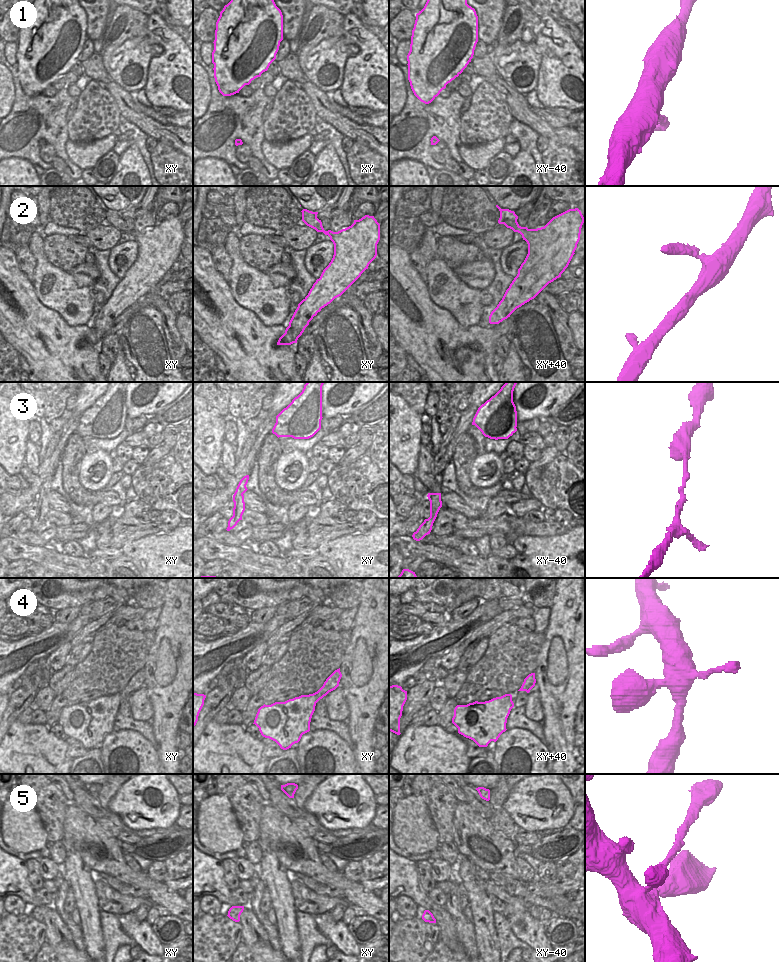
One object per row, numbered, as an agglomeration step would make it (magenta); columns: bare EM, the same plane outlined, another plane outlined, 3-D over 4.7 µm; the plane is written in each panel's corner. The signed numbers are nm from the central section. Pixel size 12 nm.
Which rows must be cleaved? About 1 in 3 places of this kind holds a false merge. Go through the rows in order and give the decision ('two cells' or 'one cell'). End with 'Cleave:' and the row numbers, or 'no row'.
1: two cells
2: one cell
3: one cell
4: one cell
5: one cell
Cleave: 1

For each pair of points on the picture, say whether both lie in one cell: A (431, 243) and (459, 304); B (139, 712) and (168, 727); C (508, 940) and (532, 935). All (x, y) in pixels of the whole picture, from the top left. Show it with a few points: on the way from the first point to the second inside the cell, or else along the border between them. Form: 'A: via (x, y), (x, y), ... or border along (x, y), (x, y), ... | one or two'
A: via (432, 258), (439, 280), (447, 289) | one
B: border along (147, 694), (153, 711), (153, 717) | two
C: border along (506, 917), (512, 932), (534, 950) | two

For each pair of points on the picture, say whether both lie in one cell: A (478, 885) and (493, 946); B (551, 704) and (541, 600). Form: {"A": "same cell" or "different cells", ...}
{"A": "same cell", "B": "different cells"}

